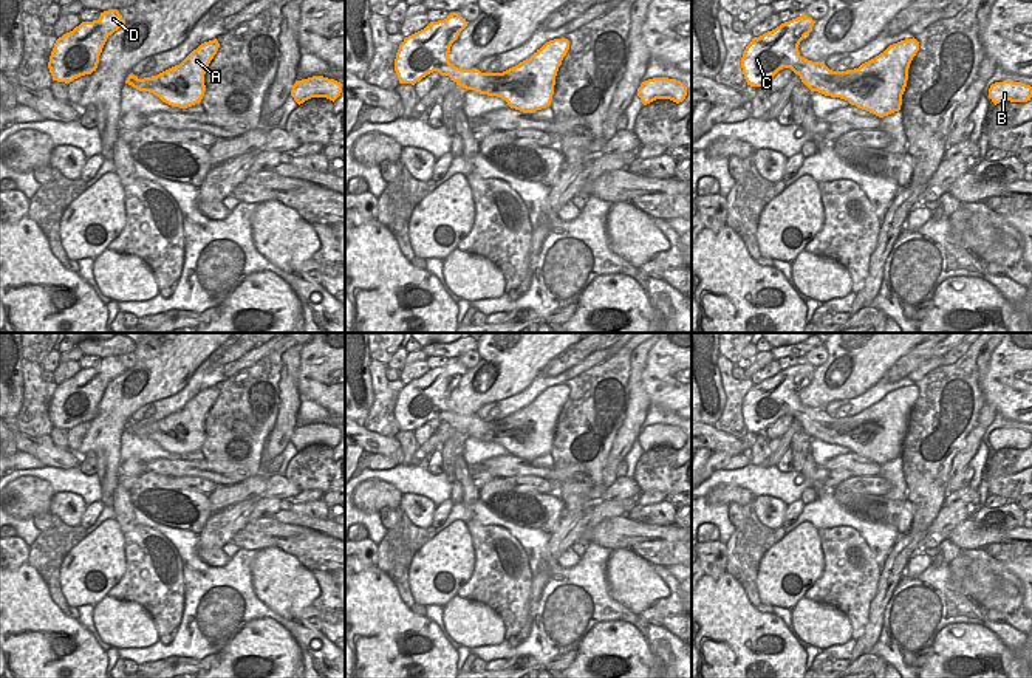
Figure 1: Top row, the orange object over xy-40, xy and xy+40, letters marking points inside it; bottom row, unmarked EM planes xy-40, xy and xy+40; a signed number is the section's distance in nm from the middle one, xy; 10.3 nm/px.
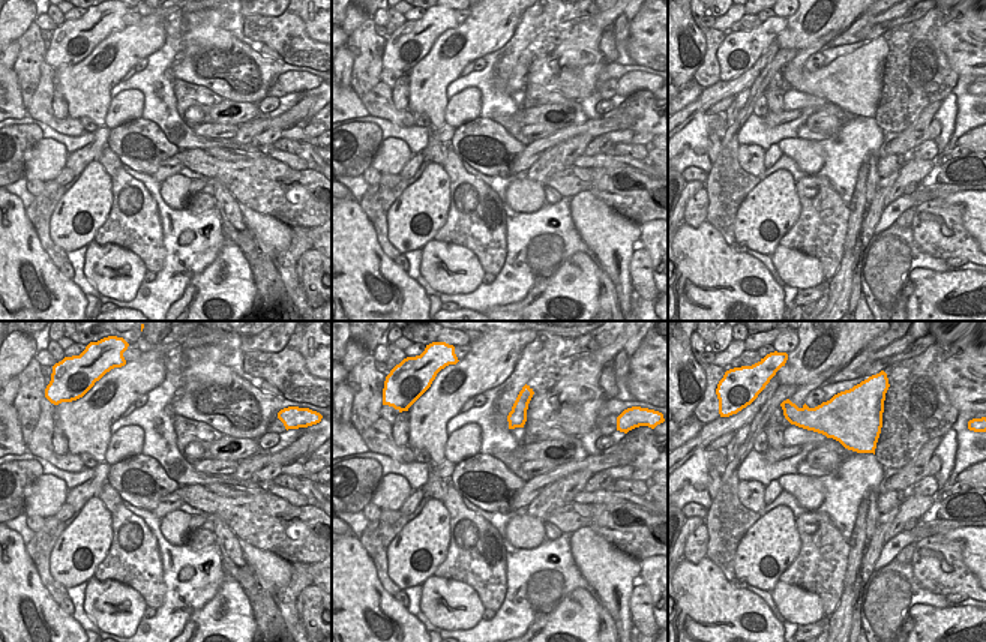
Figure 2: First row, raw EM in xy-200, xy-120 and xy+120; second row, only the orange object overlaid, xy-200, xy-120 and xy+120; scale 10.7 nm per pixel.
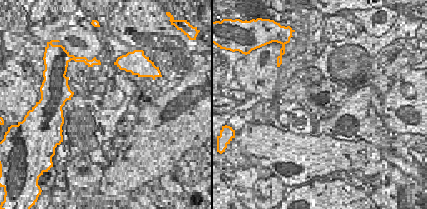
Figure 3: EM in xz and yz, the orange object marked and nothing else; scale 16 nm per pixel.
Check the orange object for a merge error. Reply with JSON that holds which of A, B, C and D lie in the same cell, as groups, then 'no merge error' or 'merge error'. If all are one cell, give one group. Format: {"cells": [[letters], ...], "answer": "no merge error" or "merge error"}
{"cells": [["A", "B", "C", "D"]], "answer": "no merge error"}

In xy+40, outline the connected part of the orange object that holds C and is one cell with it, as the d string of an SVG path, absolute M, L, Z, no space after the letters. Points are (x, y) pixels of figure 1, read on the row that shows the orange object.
M801 12L800 17L753 37L741 57L747 85L763 87L780 70L791 68L811 91L845 99L879 118L899 111L919 42L914 37L900 40L859 68L832 71L825 62L800 56L798 45L809 36L814 23Z

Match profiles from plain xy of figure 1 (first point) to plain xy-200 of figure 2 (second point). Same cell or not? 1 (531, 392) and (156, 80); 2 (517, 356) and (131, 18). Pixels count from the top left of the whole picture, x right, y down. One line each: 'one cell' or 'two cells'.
1: one cell
2: two cells

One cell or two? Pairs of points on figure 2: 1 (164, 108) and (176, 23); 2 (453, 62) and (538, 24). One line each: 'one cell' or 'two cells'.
1: one cell
2: two cells

